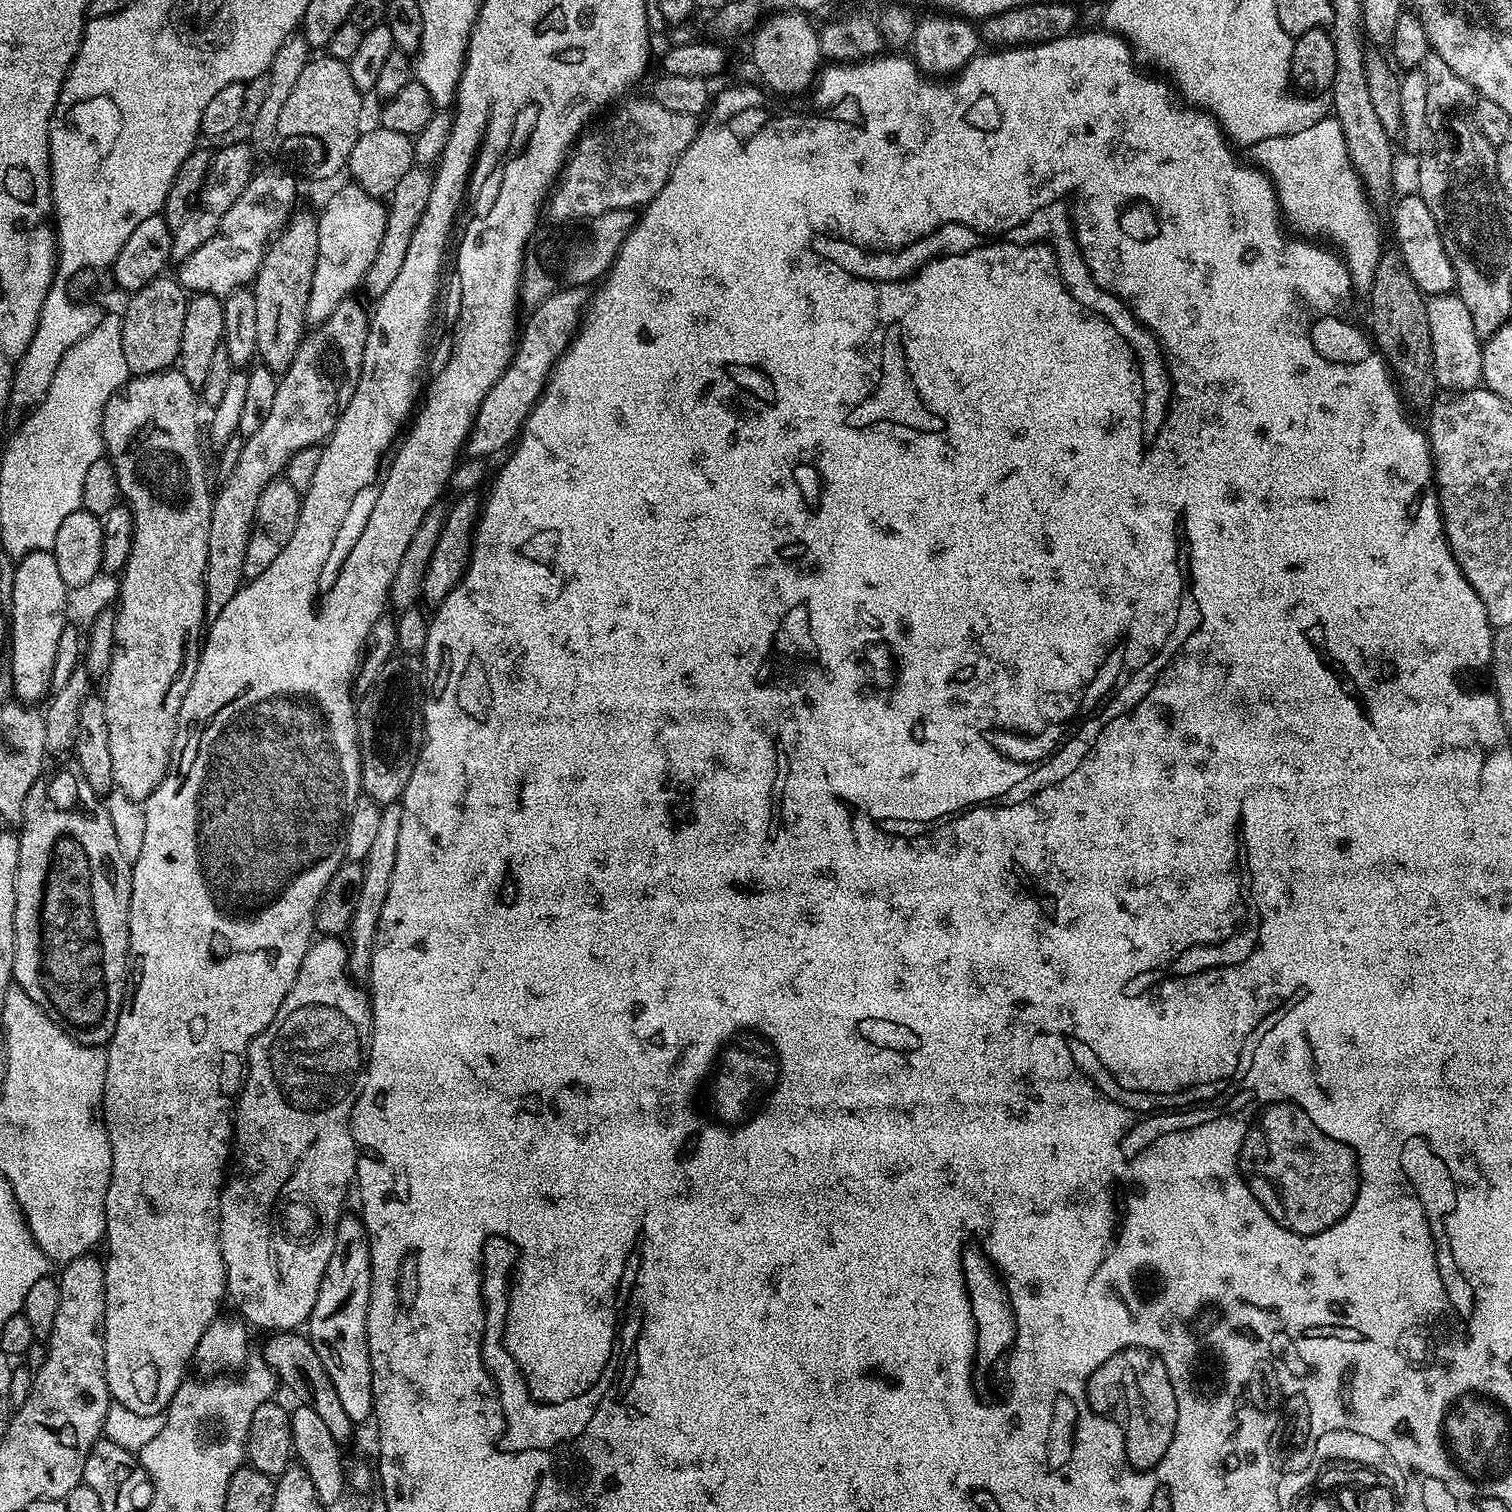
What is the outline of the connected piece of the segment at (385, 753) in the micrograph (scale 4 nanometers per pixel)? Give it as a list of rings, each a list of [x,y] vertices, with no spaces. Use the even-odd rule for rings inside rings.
[[[411,655],[385,662],[378,678],[356,704],[356,734],[360,746],[360,787],[363,795],[381,806],[395,804],[414,774],[420,745],[424,741],[424,713],[420,664]]]

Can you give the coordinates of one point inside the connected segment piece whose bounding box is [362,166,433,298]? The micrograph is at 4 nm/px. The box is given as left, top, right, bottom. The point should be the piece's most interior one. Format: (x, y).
(407, 203)

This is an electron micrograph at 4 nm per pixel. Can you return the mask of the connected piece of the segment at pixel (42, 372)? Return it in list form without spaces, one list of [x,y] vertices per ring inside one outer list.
[[[53,283],[49,291],[52,296],[56,296],[56,308],[48,308],[48,320],[44,320],[44,324],[38,321],[34,338],[14,369],[10,397],[13,409],[31,410],[39,404],[50,386],[50,378],[54,378],[54,370],[58,370],[58,362],[62,362],[66,354],[68,345],[77,344],[79,340],[86,338],[86,334],[90,334],[90,330],[98,326],[102,315],[99,303],[95,303],[93,308],[68,308],[68,303],[73,299],[68,295],[63,283]]]

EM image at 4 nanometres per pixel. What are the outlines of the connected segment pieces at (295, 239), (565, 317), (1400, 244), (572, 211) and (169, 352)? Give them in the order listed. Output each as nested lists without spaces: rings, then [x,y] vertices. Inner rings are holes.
[[[293,211],[287,224],[272,237],[262,258],[261,268],[251,285],[256,304],[256,328],[259,363],[274,373],[283,374],[294,362],[300,343],[306,335],[306,306],[310,286],[314,282],[314,266],[318,262],[318,216],[313,212]]]
[[[564,286],[527,313],[528,321],[525,324],[523,321],[519,329],[512,360],[498,378],[498,382],[490,386],[486,398],[482,398],[482,406],[474,418],[472,429],[468,431],[463,451],[469,457],[491,458],[495,452],[503,453],[519,437],[524,420],[544,393],[544,383],[552,373],[552,367],[576,335],[589,299],[590,292],[587,287]]]
[[[1419,194],[1404,196],[1397,202],[1392,212],[1392,232],[1396,235],[1395,247],[1406,262],[1406,270],[1410,270],[1410,278],[1414,278],[1425,297],[1443,296],[1455,289],[1454,266],[1450,266],[1446,246],[1442,246],[1442,234],[1434,222],[1434,214],[1430,214],[1430,206],[1426,206]]]
[[[648,94],[631,96],[621,99],[611,109],[612,116],[605,115],[597,128],[589,127],[576,137],[576,142],[572,145],[564,167],[556,177],[554,187],[546,200],[546,216],[550,219],[557,220],[560,224],[567,220],[584,222],[598,214],[606,214],[606,210],[636,210],[652,201],[662,190],[662,186],[666,186],[672,167],[678,162],[678,158],[682,158],[690,142],[694,142],[698,127],[697,117],[665,110]]]
[[[161,274],[149,284],[127,297],[128,305],[122,311],[122,354],[126,354],[126,366],[132,376],[149,376],[152,372],[171,369],[179,358],[182,324],[185,321],[189,293],[176,278]]]

